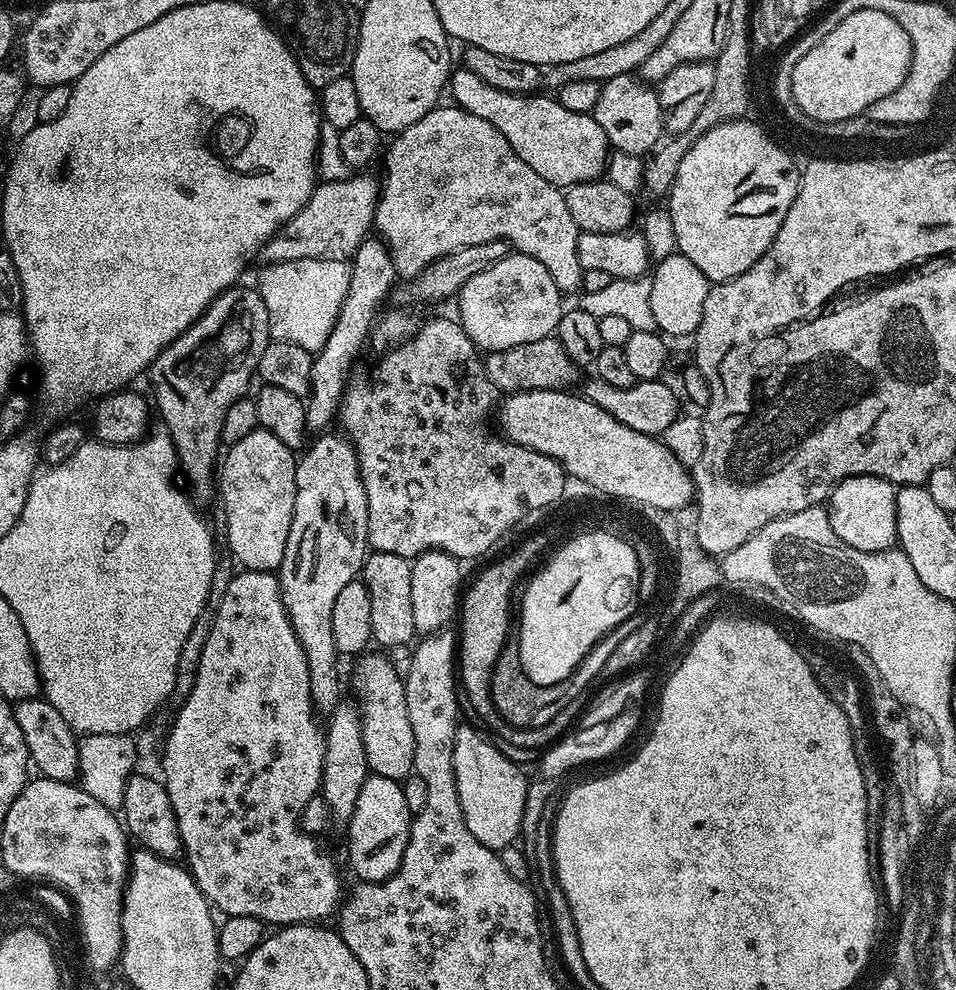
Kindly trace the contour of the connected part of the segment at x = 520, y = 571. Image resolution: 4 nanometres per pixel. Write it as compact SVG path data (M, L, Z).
M532 536L529 540L521 542L517 548L512 548L508 556L488 564L472 580L472 585L465 587L462 599L458 605L458 624L460 620L460 632L458 631L458 684L468 695L472 708L488 723L489 733L497 732L508 744L516 748L540 748L547 749L555 744L569 729L577 723L577 713L572 710L556 710L545 724L537 723L531 727L517 727L510 721L504 720L492 699L492 672L495 663L498 662L499 652L502 650L510 635L508 629L508 615L514 612L514 596L512 591L520 579L523 581L529 575L528 567L539 558L543 557L544 540L540 536Z

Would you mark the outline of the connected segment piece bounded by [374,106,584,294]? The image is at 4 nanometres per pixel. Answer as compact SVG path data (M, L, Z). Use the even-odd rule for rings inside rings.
M437 106L433 108L430 114L426 114L426 118L418 118L418 122L414 122L414 126L395 133L391 137L392 145L389 148L387 145L382 152L384 176L382 175L380 186L380 200L376 204L374 228L379 239L383 240L388 248L388 253L392 255L397 277L411 278L418 276L426 270L428 264L433 264L435 260L446 254L454 254L462 246L478 246L478 242L507 240L519 255L538 258L538 262L542 262L542 266L546 266L546 270L550 270L550 278L554 278L554 282L562 294L568 294L568 292L579 293L581 291L580 283L584 277L584 267L580 265L576 253L581 230L574 222L574 218L570 218L570 210L566 210L564 192L557 188L556 185L546 182L546 178L542 178L542 174L534 174L534 170L530 170L530 166L526 166L526 162L522 162L522 158L518 158L518 154L514 154L510 142L506 142L506 138L502 138L502 134L498 134L498 130L494 130L494 126L490 126L490 122L486 122L486 118L478 118L478 114L470 114L466 110L455 106L444 107Z

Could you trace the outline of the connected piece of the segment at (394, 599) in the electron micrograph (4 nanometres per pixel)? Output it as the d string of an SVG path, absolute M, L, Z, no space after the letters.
M369 551L364 557L362 579L366 590L370 590L370 630L373 641L384 648L400 648L408 643L411 645L412 636L417 635L414 609L410 602L411 573L412 560L398 554Z

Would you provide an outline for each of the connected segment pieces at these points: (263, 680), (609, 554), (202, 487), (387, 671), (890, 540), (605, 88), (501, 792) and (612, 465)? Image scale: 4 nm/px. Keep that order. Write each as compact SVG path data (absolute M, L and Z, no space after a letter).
M247 570L237 571L237 576L229 582L224 588L224 593L220 596L220 601L216 604L216 617L212 620L212 625L208 628L208 637L204 640L204 645L200 648L200 661L196 664L196 677L192 680L192 689L188 692L188 697L184 700L184 705L176 712L176 717L172 720L172 729L168 732L168 737L164 740L164 757L160 760L160 768L164 771L162 775L162 783L166 794L170 798L170 806L174 808L174 818L178 822L178 834L180 835L180 847L182 849L183 859L186 861L186 867L196 880L196 885L202 890L202 894L212 905L217 913L223 914L225 917L241 916L242 918L258 918L264 921L268 926L283 926L285 924L310 924L313 922L324 922L328 915L335 913L342 903L342 892L340 896L340 872L336 869L336 864L320 849L320 844L315 835L305 832L301 828L301 816L307 803L318 795L320 790L320 779L322 778L322 770L324 769L324 733L325 729L316 721L318 717L318 709L312 703L312 691L310 690L310 670L306 662L306 654L302 650L302 646L298 642L298 638L294 634L294 626L290 622L290 618L286 614L284 604L282 602L282 594L280 593L280 578L276 572L250 572Z
M594 531L582 532L572 538L552 557L547 557L548 565L527 581L528 589L518 600L519 671L528 675L530 683L546 690L560 681L560 668L568 668L568 652L578 652L576 644L584 644L584 636L600 636L603 628L608 628L608 620L616 618L616 612L624 612L624 588L632 588L632 553L623 549L621 540L611 540L606 534Z
M233 286L217 296L216 301L185 332L181 332L173 344L167 344L150 365L152 392L156 395L156 404L160 407L161 418L164 419L163 427L176 447L179 471L182 476L184 472L188 479L187 487L200 496L214 488L214 465L222 452L222 418L230 405L245 399L247 392L244 391L247 390L252 376L254 380L257 375L256 367L262 358L262 350L266 350L270 342L266 302L262 302L255 287L240 287Z
M364 654L359 657L360 665L356 668L356 692L360 695L360 700L358 699L360 729L368 766L375 775L403 782L414 772L412 766L414 762L414 729L410 727L410 710L406 706L404 682L401 673L399 671L396 673L395 666L386 657L368 655Z
M851 476L832 487L826 507L828 524L854 550L886 552L897 543L896 539L897 485L877 476Z
M618 74L618 78L610 78L601 83L598 106L594 106L591 115L598 122L598 126L602 126L609 145L615 151L643 157L645 154L651 153L661 143L662 137L665 135L664 110L656 97L656 88L651 83L645 82L636 74L631 76Z
M457 727L454 734L454 778L462 818L466 818L470 834L474 834L482 846L499 850L508 844L516 844L521 835L529 781L524 780L523 770L510 757L503 756L481 732L476 728Z
M554 388L511 393L505 399L508 401L505 404L503 401L498 408L500 424L504 427L503 435L516 444L554 458L569 477L577 476L582 483L605 492L605 497L615 498L617 501L646 503L649 506L663 506L672 514L693 503L694 489L689 469L668 451L663 442L638 430L630 430L630 426L622 426L622 422L602 410L602 406L590 402L583 395L571 396L572 394L571 391Z

